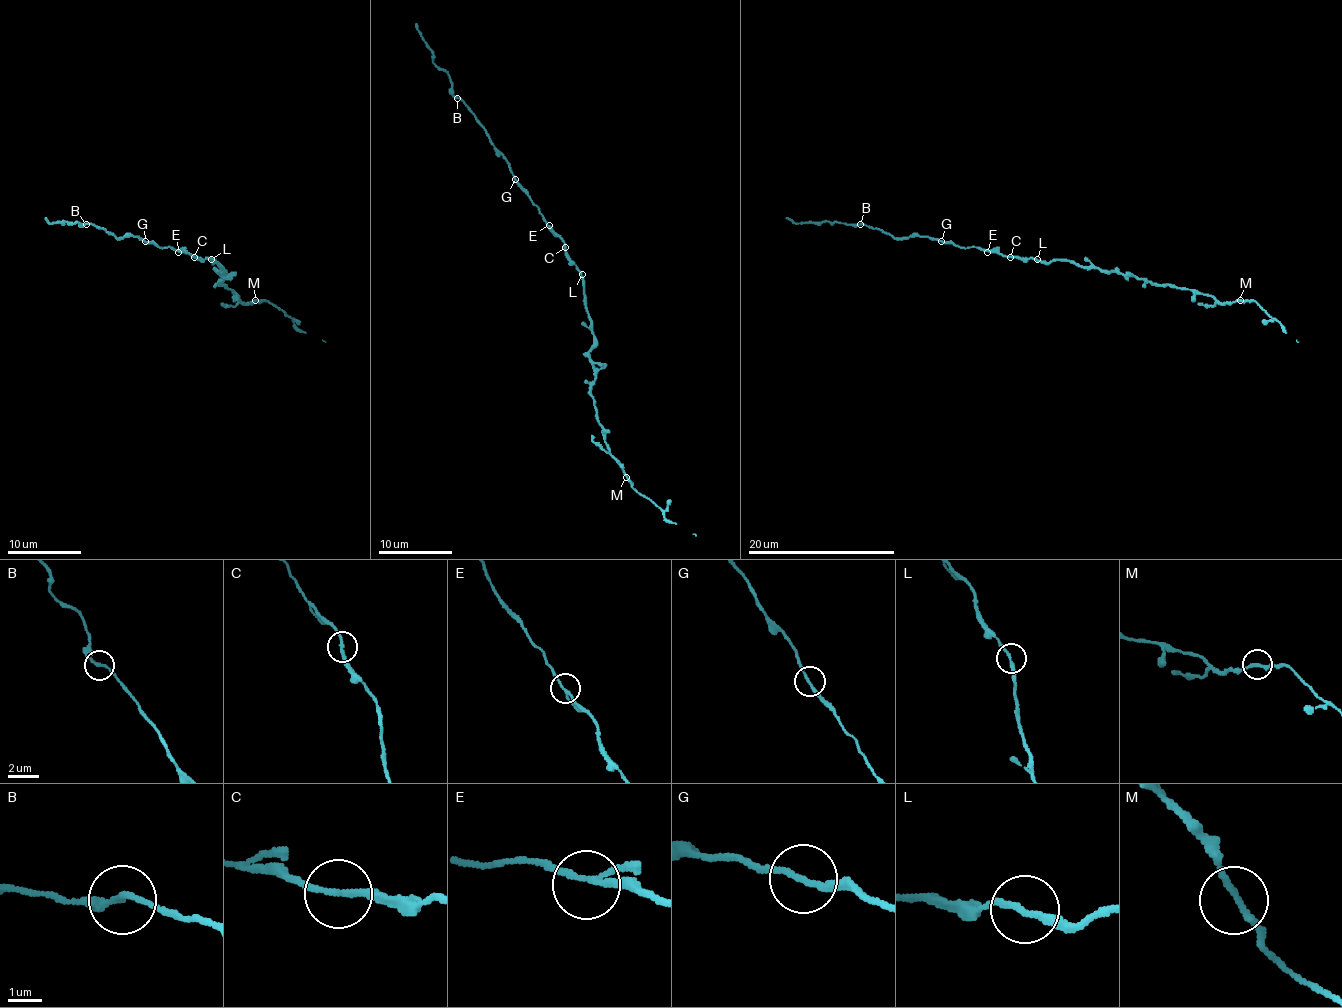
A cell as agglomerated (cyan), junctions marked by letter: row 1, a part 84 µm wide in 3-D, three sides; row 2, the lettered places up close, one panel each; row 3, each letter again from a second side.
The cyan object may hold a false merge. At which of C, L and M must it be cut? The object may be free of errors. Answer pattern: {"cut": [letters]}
{"cut": ["C"]}

